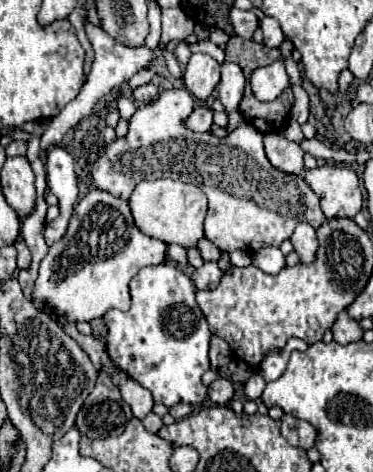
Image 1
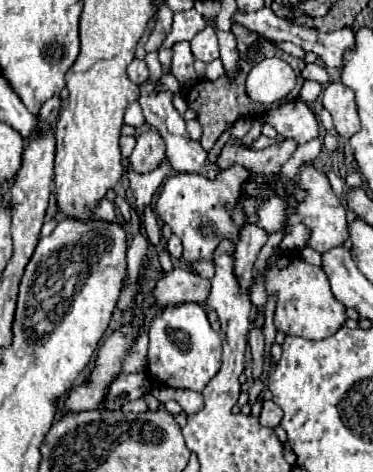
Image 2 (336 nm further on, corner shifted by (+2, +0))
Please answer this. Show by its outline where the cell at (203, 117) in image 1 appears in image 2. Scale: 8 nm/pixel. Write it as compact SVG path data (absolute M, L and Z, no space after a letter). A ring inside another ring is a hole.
M144 130L138 136L134 152L130 154L130 164L138 172L150 172L162 164L164 156L166 156L166 146L160 132Z

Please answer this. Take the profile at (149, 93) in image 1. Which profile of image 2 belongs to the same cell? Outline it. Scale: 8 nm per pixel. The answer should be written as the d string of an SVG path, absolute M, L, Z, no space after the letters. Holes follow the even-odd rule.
M132 60L132 64L128 66L128 78L134 84L142 84L148 80L148 76L150 76L150 72L148 72L148 66L144 64L144 60Z

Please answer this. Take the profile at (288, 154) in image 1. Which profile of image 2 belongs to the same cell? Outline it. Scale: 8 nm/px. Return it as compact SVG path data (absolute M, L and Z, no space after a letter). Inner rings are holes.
M296 100L286 102L274 110L270 110L264 120L276 128L276 132L288 140L292 138L300 146L314 140L318 136L318 122L314 112L310 112L310 106Z

